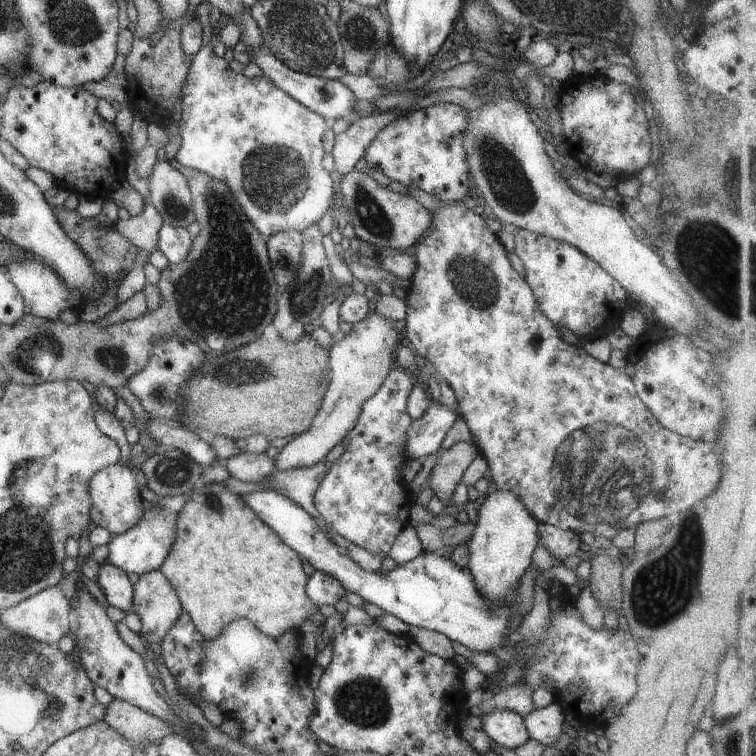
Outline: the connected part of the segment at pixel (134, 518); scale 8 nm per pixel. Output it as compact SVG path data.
M112 463L99 468L87 484L87 494L91 498L89 520L91 527L103 527L111 534L119 534L135 526L141 518L143 509L142 498L139 495L140 486L135 481L134 473L128 466Z

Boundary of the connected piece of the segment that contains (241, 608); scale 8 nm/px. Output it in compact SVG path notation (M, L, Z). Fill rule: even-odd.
M222 481L209 482L208 484L203 483L203 486L199 486L199 488L195 488L195 490L192 489L191 494L189 494L189 498L187 498L187 501L180 507L176 514L175 540L173 540L173 544L171 544L169 552L165 555L165 558L158 566L158 569L169 581L169 584L173 586L173 590L175 590L180 600L182 609L189 614L191 622L193 622L193 626L195 626L195 628L201 633L203 638L206 638L207 640L217 638L217 636L221 634L221 630L223 630L229 622L239 619L251 622L251 624L253 624L261 634L269 636L269 638L277 638L284 632L287 632L287 630L291 630L291 628L297 629L304 620L311 619L311 615L314 613L314 609L316 607L315 604L307 598L305 584L308 580L308 576L303 572L299 556L297 556L297 553L293 549L289 548L289 546L284 542L281 542L279 536L277 536L269 526L263 524L263 522L255 516L255 512L253 512L253 510L249 510L249 508L247 508L247 504L241 500L240 493L227 490L227 488L225 488L225 482Z

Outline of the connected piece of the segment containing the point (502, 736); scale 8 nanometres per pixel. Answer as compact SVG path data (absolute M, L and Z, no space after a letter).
M496 708L480 714L482 731L501 748L514 750L529 739L523 718L513 711Z

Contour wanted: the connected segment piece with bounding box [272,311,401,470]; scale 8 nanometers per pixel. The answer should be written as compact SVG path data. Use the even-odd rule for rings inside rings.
M373 311L352 325L351 330L347 334L338 335L333 346L329 348L327 390L317 414L312 418L307 430L278 449L277 455L272 458L276 470L303 468L324 458L327 452L340 442L343 435L353 428L361 412L361 404L375 394L388 373L391 352L401 337L395 330L394 321L387 320Z

